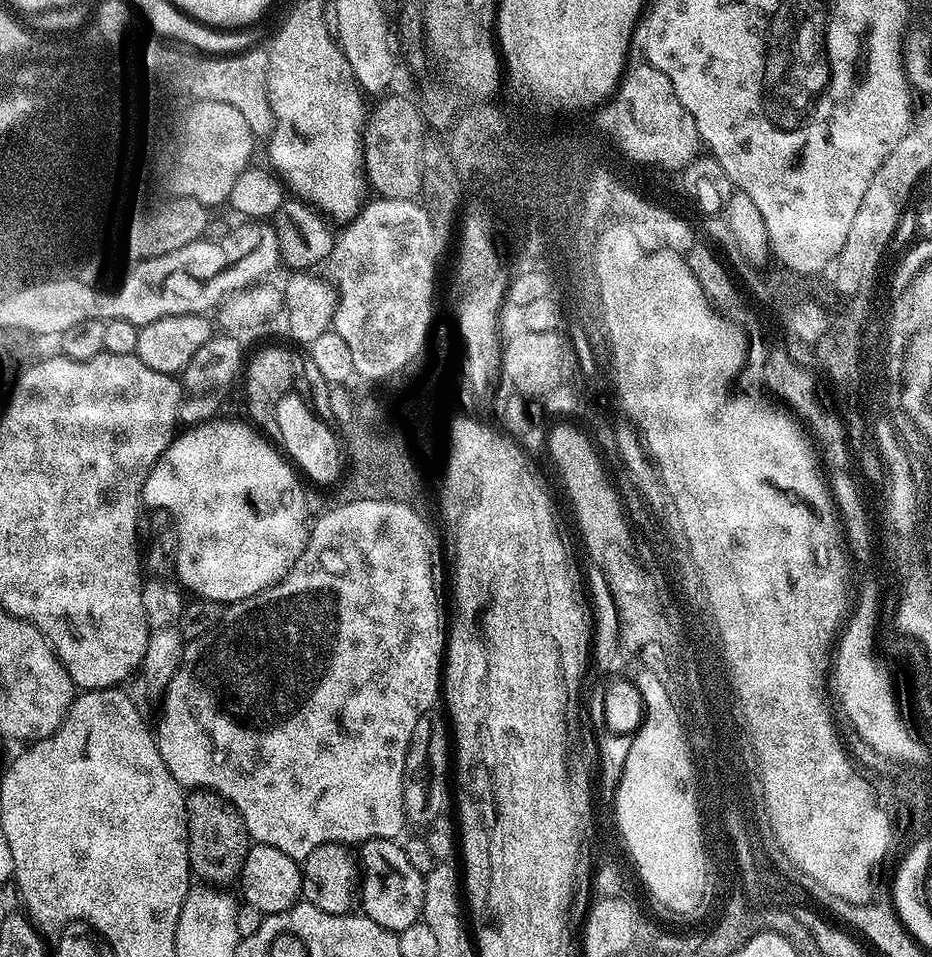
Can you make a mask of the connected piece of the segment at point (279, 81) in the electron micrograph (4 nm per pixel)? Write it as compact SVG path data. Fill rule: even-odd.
M296 8L288 16L288 21L276 32L276 37L272 40L272 45L266 48L268 53L268 97L270 98L270 110L272 111L272 135L267 137L268 160L271 171L282 181L285 189L297 196L297 201L303 202L308 208L315 210L320 216L329 221L344 220L350 222L360 213L360 209L366 203L366 195L370 185L365 173L364 151L365 151L365 127L366 127L366 108L364 110L365 97L362 95L362 89L356 81L350 62L344 57L343 50L337 43L337 37L330 31L326 23L325 13L319 8Z

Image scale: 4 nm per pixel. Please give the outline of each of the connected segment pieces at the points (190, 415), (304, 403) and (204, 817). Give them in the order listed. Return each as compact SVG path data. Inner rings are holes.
M214 334L204 343L198 354L190 358L190 362L182 373L182 395L180 398L179 423L184 426L195 426L211 420L224 404L232 383L237 380L242 372L242 361L246 352L243 352L241 341L227 334Z
M291 390L278 398L276 414L279 433L282 434L280 444L286 453L287 459L305 477L308 475L316 484L334 483L335 485L342 476L341 441L334 431L333 425L327 419L321 419L313 411L311 403L304 396L303 398L300 397L297 392L296 390Z
M198 788L187 793L184 805L188 815L188 867L193 877L201 876L208 886L228 886L244 869L250 837L238 810L225 796Z

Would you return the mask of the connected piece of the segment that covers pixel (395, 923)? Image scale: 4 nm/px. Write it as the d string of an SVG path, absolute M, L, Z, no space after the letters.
M366 840L363 844L359 845L358 848L358 864L362 869L362 879L358 884L358 904L361 908L363 915L368 916L374 922L378 922L378 926L382 926L386 930L399 934L402 930L406 930L406 926L414 926L414 922L418 919L421 919L423 910L424 910L424 878L425 873L414 870L414 866L411 865L408 858L408 853L403 847L399 848L399 843L396 840Z

